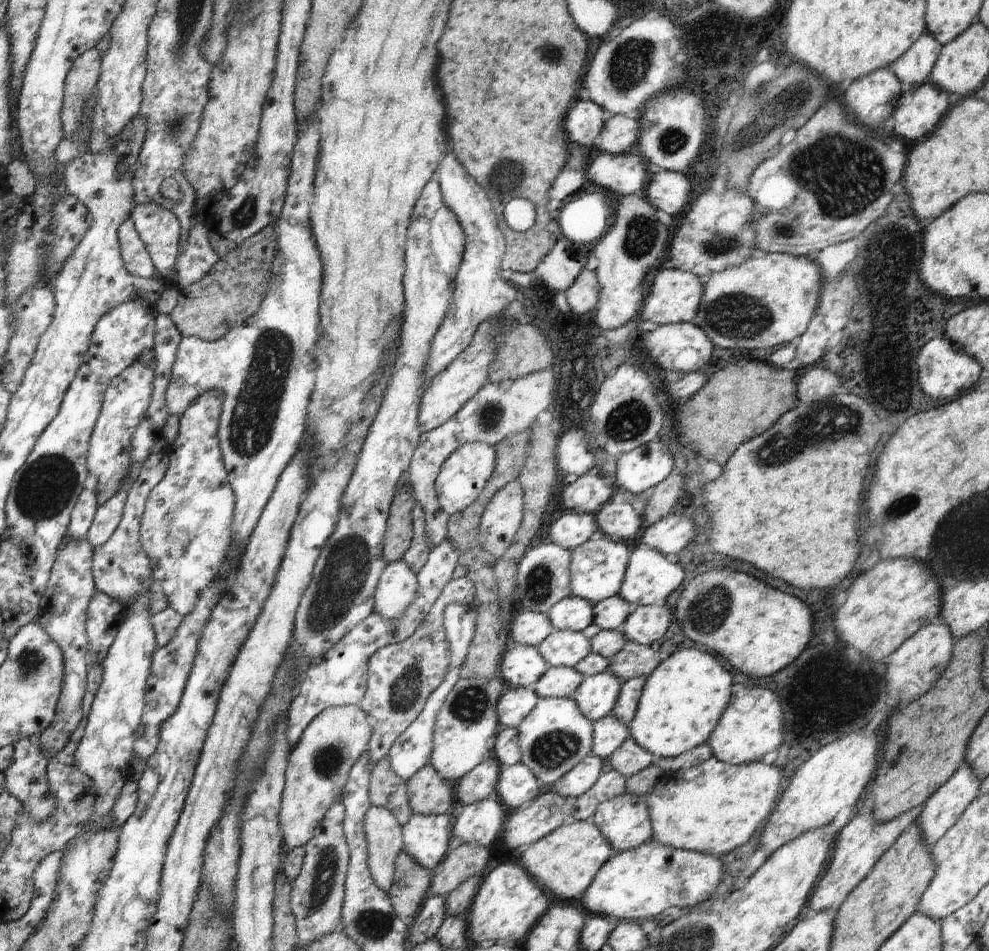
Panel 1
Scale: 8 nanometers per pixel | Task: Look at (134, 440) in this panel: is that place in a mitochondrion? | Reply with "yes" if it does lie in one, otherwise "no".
no

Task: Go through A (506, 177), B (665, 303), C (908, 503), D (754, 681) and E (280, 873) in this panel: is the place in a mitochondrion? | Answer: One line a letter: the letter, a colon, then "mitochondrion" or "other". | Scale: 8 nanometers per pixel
A: mitochondrion
B: other
C: mitochondrion
D: other
E: other

